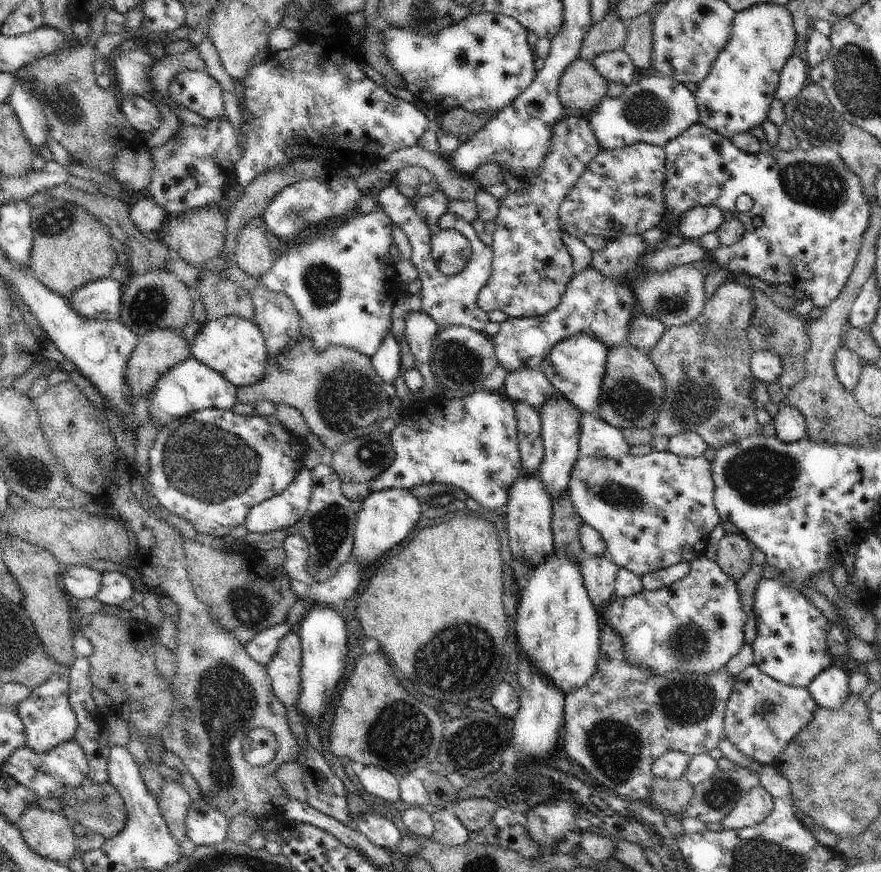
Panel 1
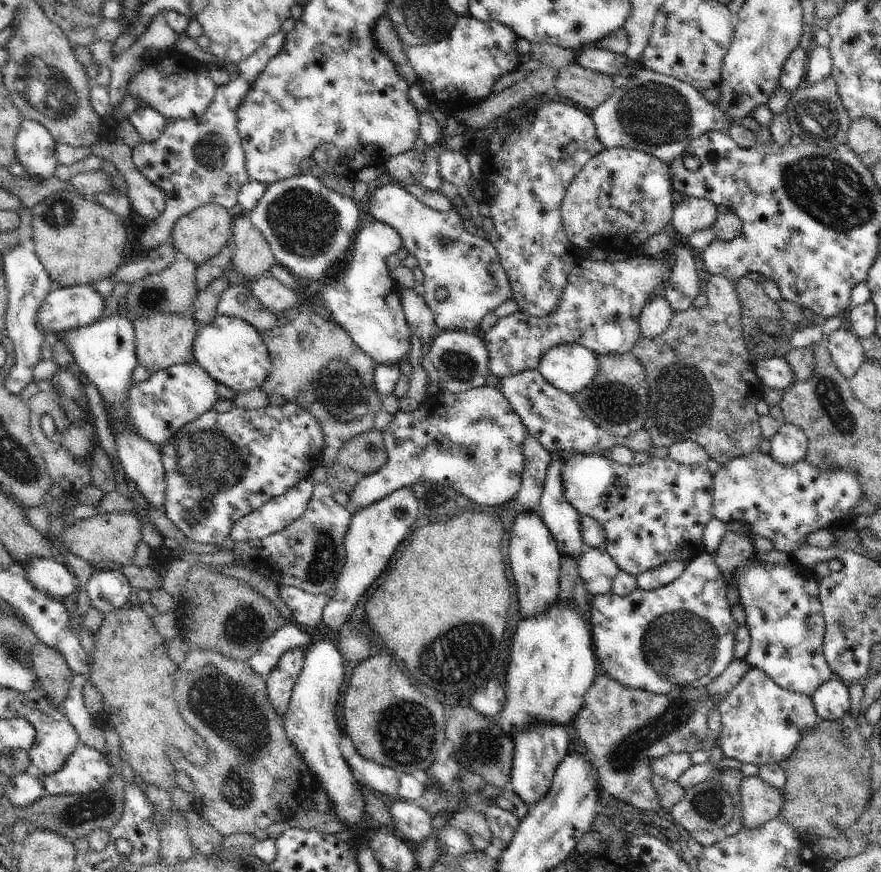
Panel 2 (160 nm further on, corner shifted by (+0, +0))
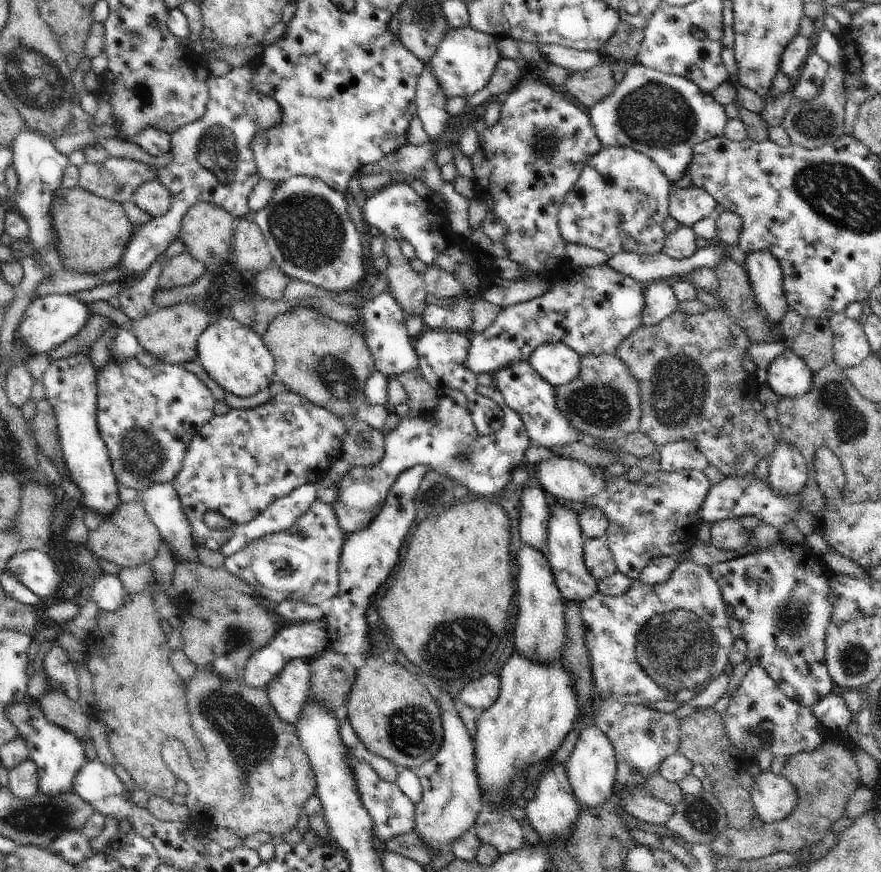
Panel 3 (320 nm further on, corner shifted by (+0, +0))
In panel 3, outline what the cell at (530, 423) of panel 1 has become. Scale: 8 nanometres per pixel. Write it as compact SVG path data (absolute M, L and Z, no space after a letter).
M533 468L531 481L522 489L520 518L522 543L534 547L534 550L538 550L542 554L546 554L550 508L547 503L547 494L535 478Z

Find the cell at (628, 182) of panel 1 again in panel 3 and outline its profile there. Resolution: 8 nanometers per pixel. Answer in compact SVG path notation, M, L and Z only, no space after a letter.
M603 147L582 169L578 182L565 196L558 213L559 233L566 243L576 243L605 252L609 257L619 252L652 256L665 243L664 220L669 215L672 183L662 169L645 154L630 147Z

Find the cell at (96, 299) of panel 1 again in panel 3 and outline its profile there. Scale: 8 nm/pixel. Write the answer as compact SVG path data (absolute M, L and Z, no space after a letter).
M48 295L36 297L21 317L15 332L15 342L19 343L22 351L30 355L49 353L64 344L68 338L76 336L92 315L90 306L85 305L74 295Z

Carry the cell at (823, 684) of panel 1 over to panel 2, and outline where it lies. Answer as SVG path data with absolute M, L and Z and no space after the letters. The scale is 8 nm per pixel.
M835 676L826 680L811 698L820 720L840 720L851 710L848 684Z

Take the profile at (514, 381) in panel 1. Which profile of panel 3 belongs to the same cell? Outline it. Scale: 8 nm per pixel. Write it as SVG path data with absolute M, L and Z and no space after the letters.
M528 361L511 362L493 374L494 386L502 393L505 403L514 409L525 422L531 446L562 446L579 440L582 435L557 410L555 387L547 383Z

